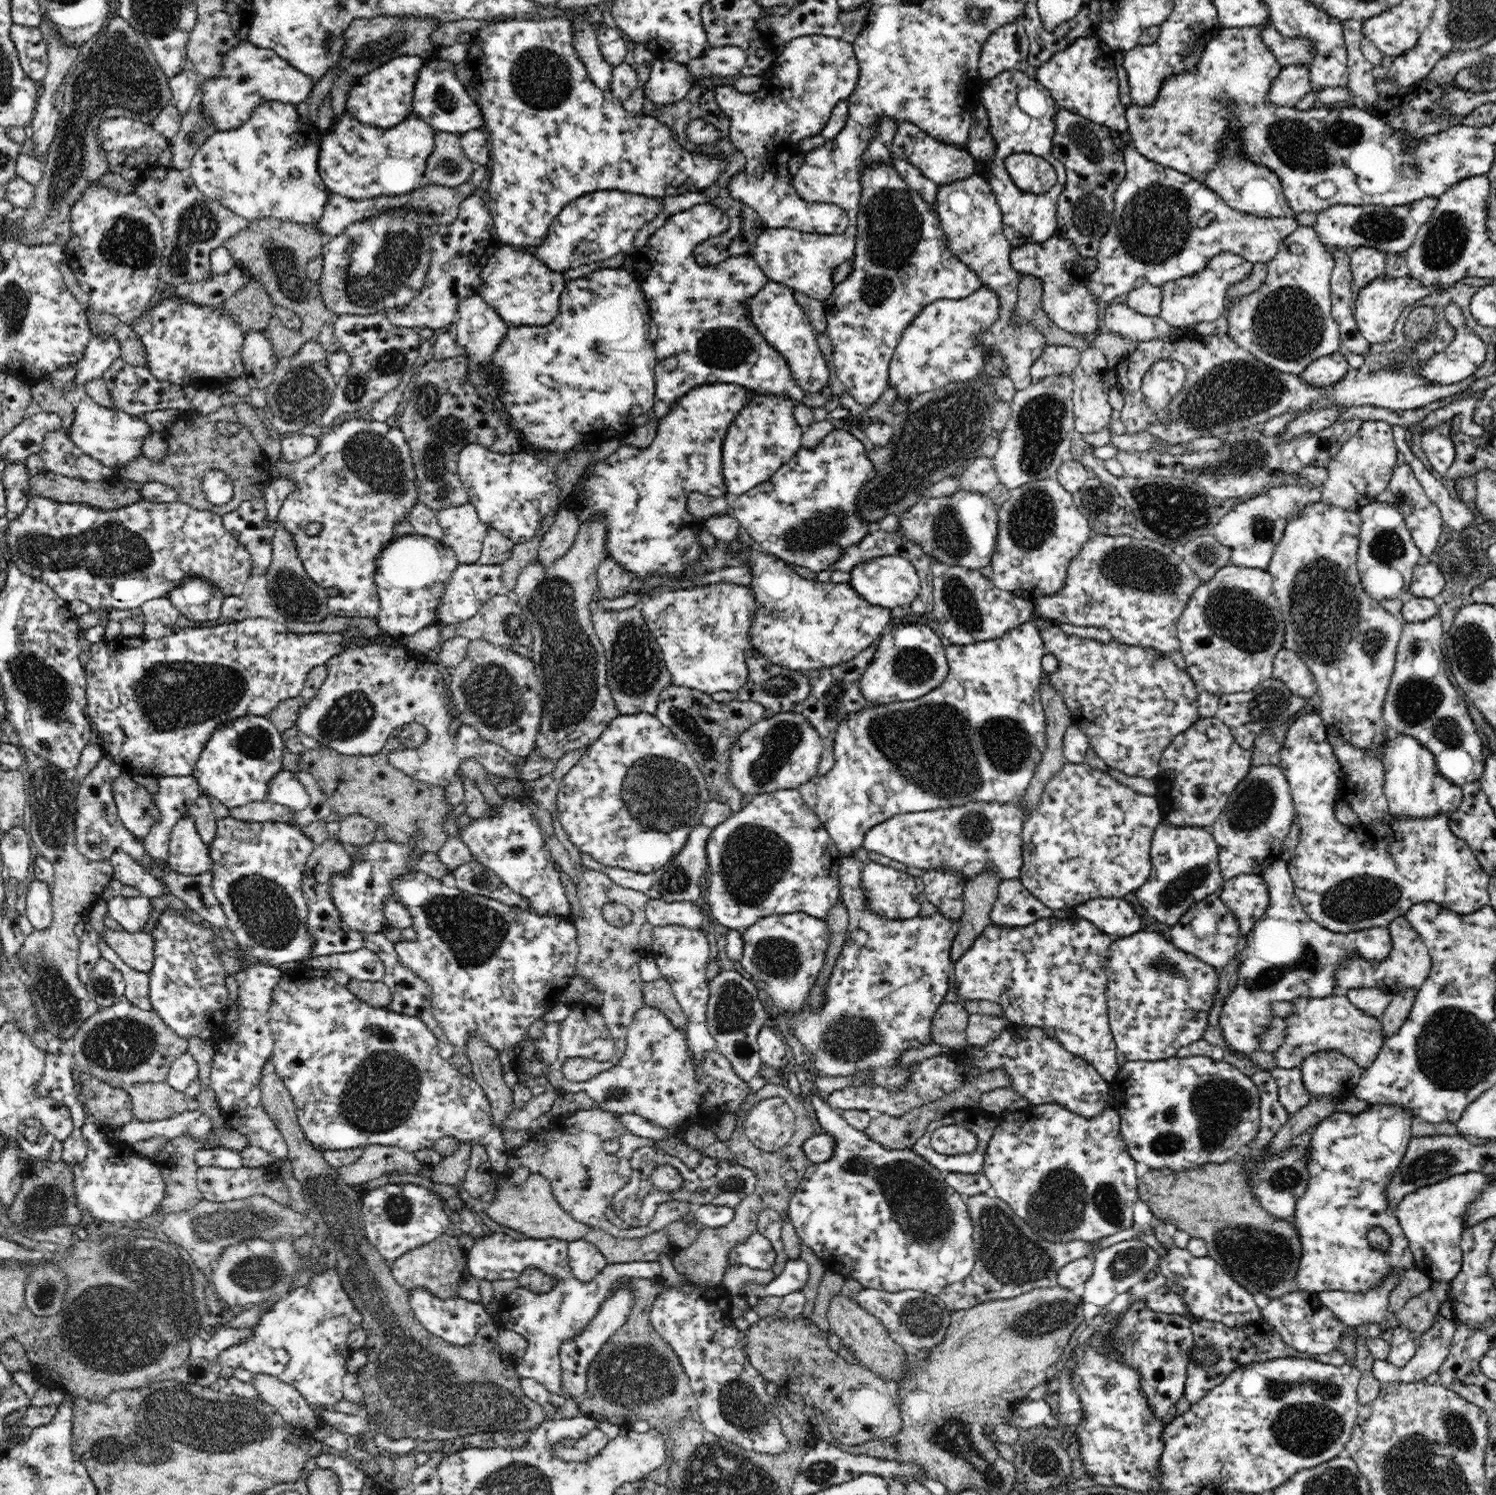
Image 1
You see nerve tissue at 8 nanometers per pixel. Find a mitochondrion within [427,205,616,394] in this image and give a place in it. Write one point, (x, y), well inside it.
(474, 338)

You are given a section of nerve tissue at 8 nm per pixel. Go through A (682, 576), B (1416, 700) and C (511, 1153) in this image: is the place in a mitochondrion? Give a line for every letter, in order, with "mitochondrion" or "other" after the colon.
A: other
B: mitochondrion
C: other

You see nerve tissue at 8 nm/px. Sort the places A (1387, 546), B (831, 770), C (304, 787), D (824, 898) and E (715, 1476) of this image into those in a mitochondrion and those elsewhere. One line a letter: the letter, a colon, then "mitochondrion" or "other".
A: mitochondrion
B: other
C: other
D: other
E: mitochondrion

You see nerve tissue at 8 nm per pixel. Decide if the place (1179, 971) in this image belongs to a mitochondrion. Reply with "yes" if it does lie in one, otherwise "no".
yes

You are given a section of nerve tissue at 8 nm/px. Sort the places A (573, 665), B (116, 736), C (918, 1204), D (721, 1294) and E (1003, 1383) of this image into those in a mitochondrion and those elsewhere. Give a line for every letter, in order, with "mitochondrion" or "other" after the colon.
A: mitochondrion
B: other
C: mitochondrion
D: other
E: other

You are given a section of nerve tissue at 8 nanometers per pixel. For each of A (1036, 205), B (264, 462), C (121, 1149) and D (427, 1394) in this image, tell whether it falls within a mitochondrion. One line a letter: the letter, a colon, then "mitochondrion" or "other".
A: other
B: other
C: other
D: mitochondrion

